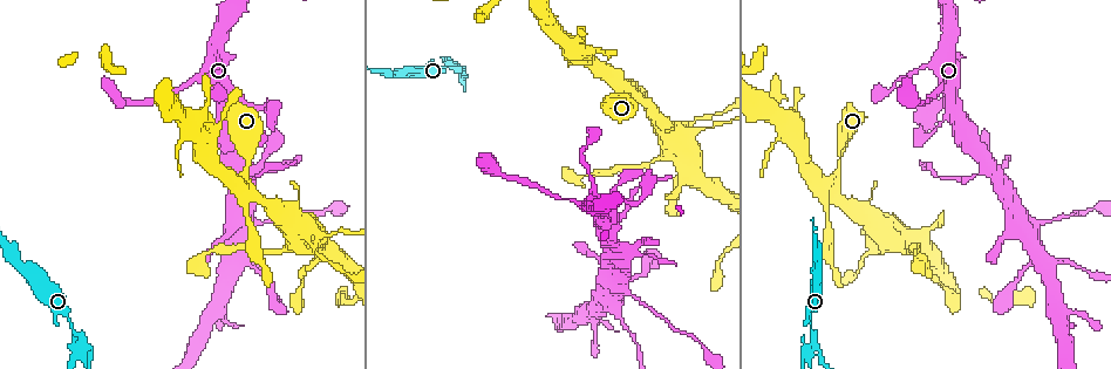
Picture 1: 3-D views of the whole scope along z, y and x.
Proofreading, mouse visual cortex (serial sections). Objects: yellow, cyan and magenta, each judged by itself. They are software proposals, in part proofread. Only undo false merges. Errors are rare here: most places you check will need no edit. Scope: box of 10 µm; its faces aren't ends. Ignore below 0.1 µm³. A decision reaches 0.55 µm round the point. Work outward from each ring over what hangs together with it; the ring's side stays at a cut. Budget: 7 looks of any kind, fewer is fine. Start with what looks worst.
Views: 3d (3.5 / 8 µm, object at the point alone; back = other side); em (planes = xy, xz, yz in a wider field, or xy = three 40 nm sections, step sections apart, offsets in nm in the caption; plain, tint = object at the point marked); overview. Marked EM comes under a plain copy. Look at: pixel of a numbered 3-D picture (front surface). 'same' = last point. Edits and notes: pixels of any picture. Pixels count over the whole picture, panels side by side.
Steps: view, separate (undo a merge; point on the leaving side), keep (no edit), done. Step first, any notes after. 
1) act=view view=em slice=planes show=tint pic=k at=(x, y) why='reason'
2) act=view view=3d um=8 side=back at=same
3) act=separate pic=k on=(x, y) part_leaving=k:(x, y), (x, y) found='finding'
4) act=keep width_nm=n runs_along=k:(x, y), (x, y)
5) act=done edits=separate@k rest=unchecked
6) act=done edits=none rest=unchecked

act=view view=3d um=3.5 pic=1 at=(812, 343) why='sudden change in width'

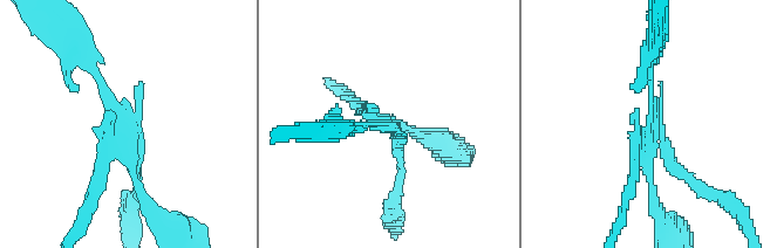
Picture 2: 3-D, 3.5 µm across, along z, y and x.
act=view view=em slice=xy step=3 show=tint pic=2 at=(653, 124)

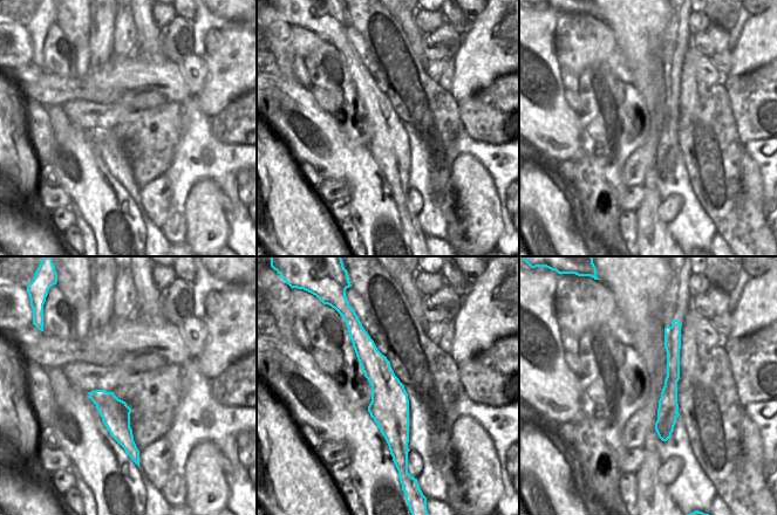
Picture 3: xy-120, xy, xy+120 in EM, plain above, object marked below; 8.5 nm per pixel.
act=view view=em slice=xy step=1 show=tint at=same why='another direction'

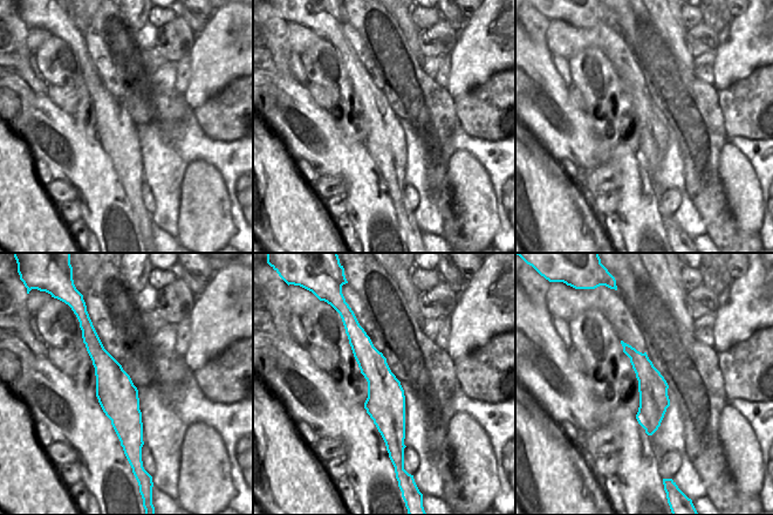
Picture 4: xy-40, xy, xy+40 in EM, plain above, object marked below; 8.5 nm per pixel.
act=keep runs_along=2:(82, 54), (140, 140), (136, 177) found='continuous, no second cell'

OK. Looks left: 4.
act=view view=3d um=3.5 pic=1 at=(833, 186) why='a narrow waist'

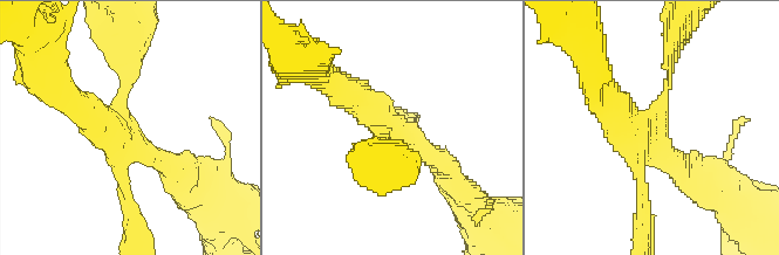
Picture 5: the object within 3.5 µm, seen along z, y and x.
act=view view=em slice=xy step=5 show=tint pic=5 at=(651, 127) arms=4 arm_widths_nm=100,150,250,400 why='need the tissue'

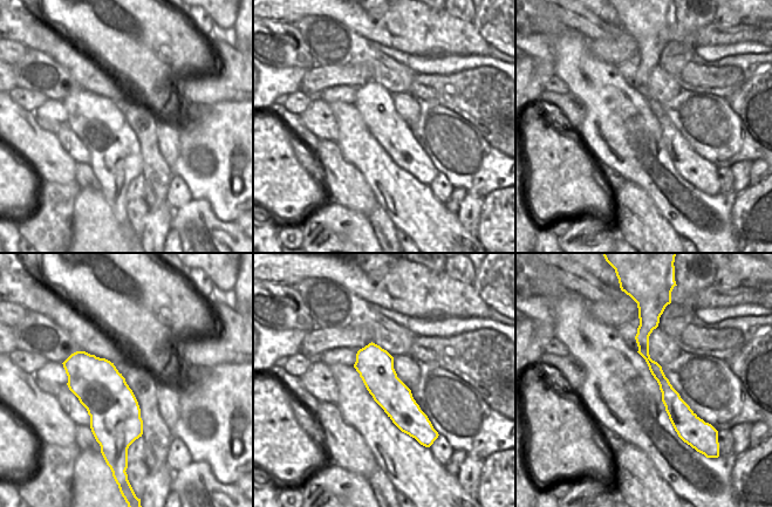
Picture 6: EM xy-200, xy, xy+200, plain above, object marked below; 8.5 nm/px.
act=keep runs_along=5:(135, 54), (121, 126), (178, 172) found='continuous, no second cell'

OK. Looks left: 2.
act=view view=3d um=3.5 pic=1 at=(882, 235) why='looks like a crossing'

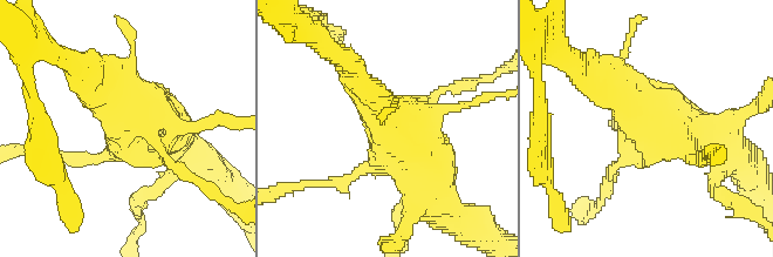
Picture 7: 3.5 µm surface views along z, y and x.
act=view view=em slice=xy step=1 show=tint pic=7 at=(383, 124) why='now the EM'

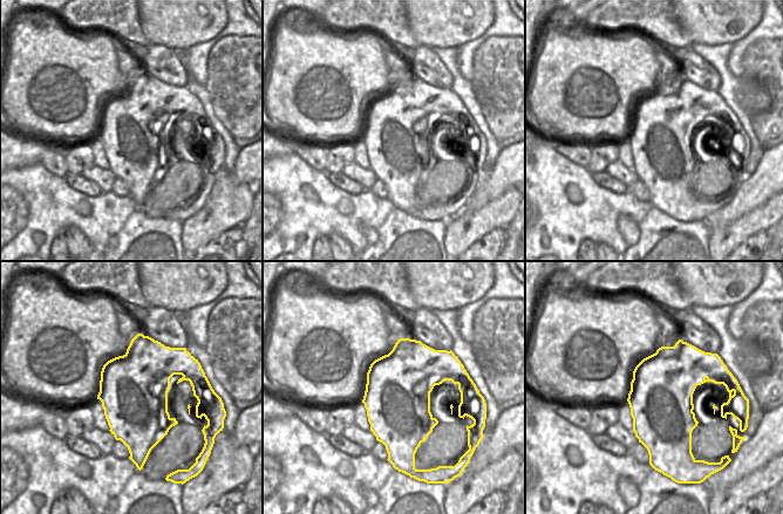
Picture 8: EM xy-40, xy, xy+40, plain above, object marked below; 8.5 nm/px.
act=keep width_nm=550 runs_along=7:(353, 72), (425, 187) found='all the same cell'

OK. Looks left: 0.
act=done edits=none rest=unchecked

